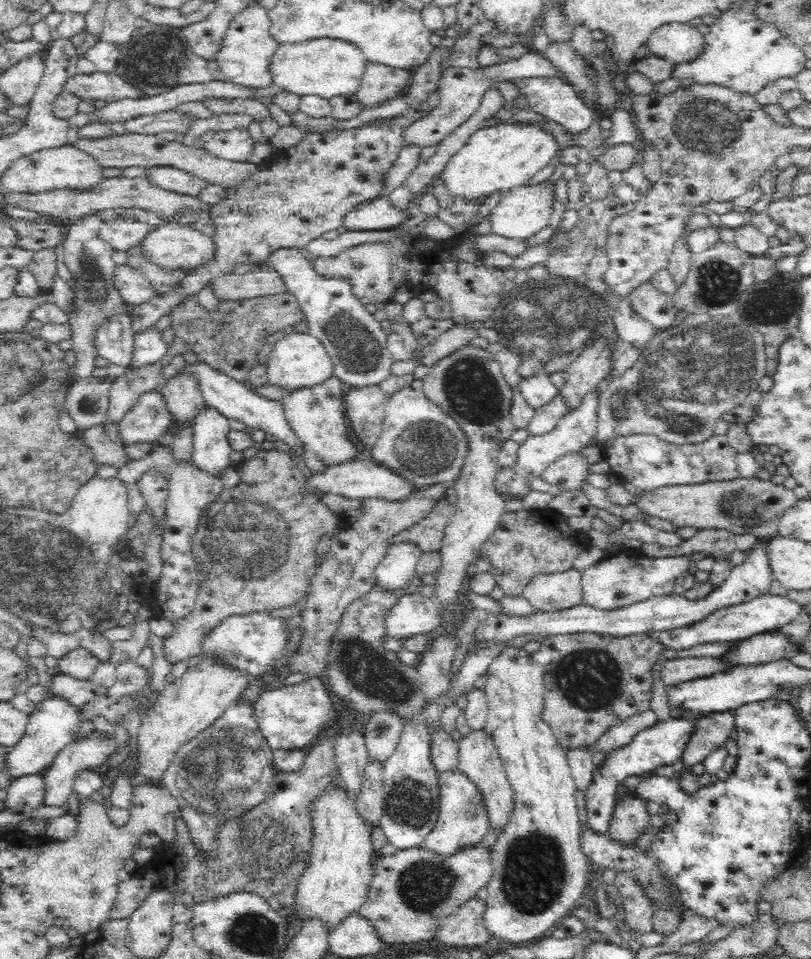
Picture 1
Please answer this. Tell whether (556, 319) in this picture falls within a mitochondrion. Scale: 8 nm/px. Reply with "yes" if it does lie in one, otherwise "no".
yes

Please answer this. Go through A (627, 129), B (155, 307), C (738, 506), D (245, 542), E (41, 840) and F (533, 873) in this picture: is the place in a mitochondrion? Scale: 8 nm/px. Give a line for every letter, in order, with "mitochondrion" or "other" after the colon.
A: other
B: other
C: mitochondrion
D: mitochondrion
E: other
F: mitochondrion

